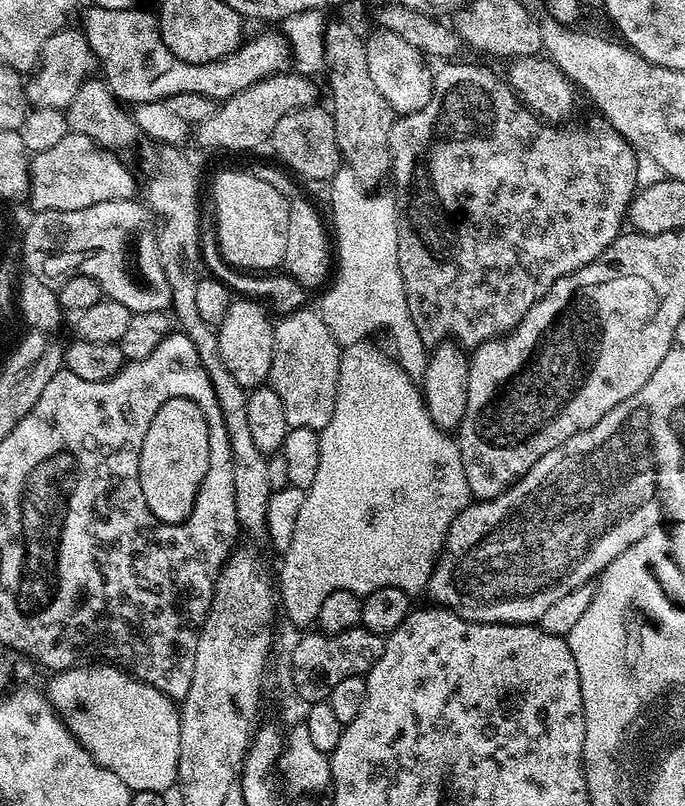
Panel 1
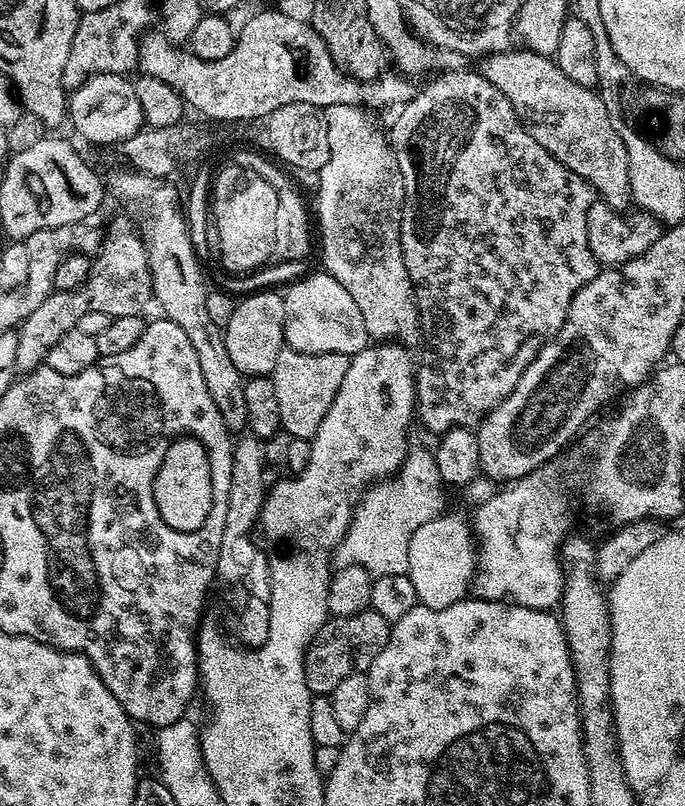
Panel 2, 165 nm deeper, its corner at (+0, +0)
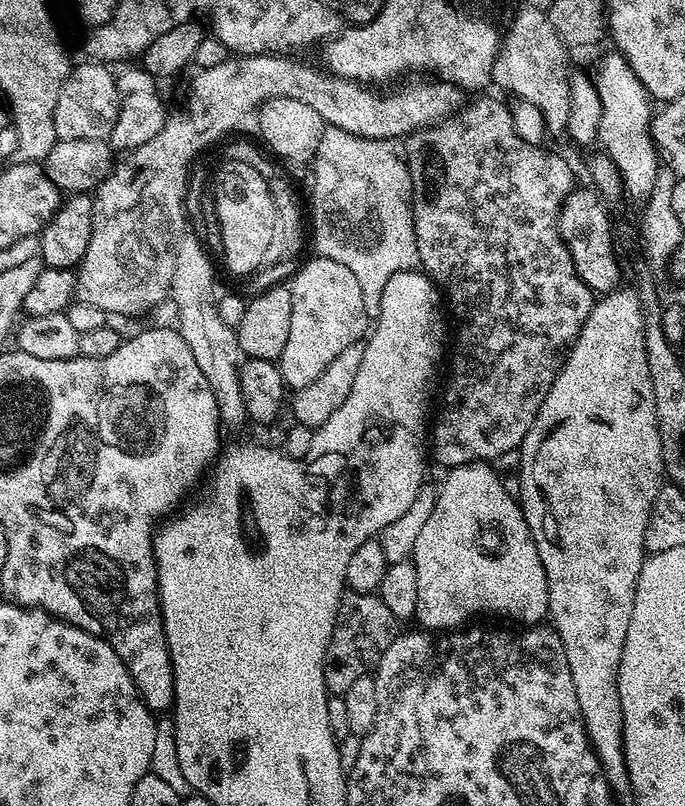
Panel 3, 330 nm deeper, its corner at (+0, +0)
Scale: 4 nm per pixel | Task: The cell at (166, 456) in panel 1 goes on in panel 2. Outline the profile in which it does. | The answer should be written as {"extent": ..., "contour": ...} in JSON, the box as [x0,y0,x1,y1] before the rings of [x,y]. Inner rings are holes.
{"extent":[154,437,212,530],"contour":[[[177,437],[166,452],[162,466],[154,470],[155,504],[161,523],[172,530],[194,530],[210,514],[212,474],[205,447],[192,437]]]}

